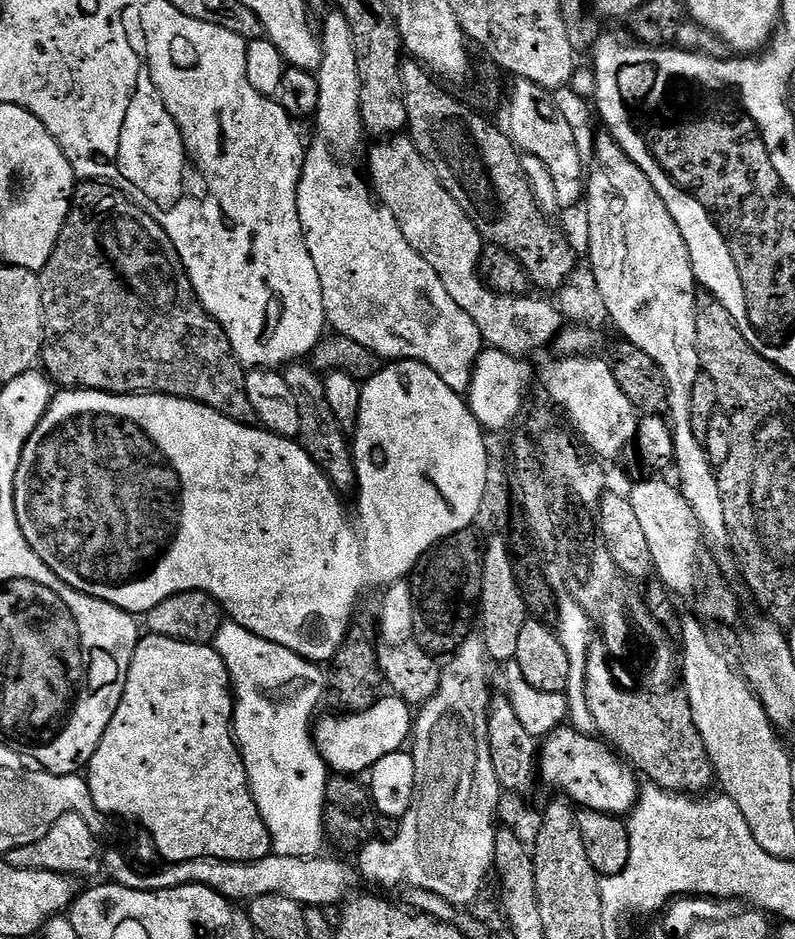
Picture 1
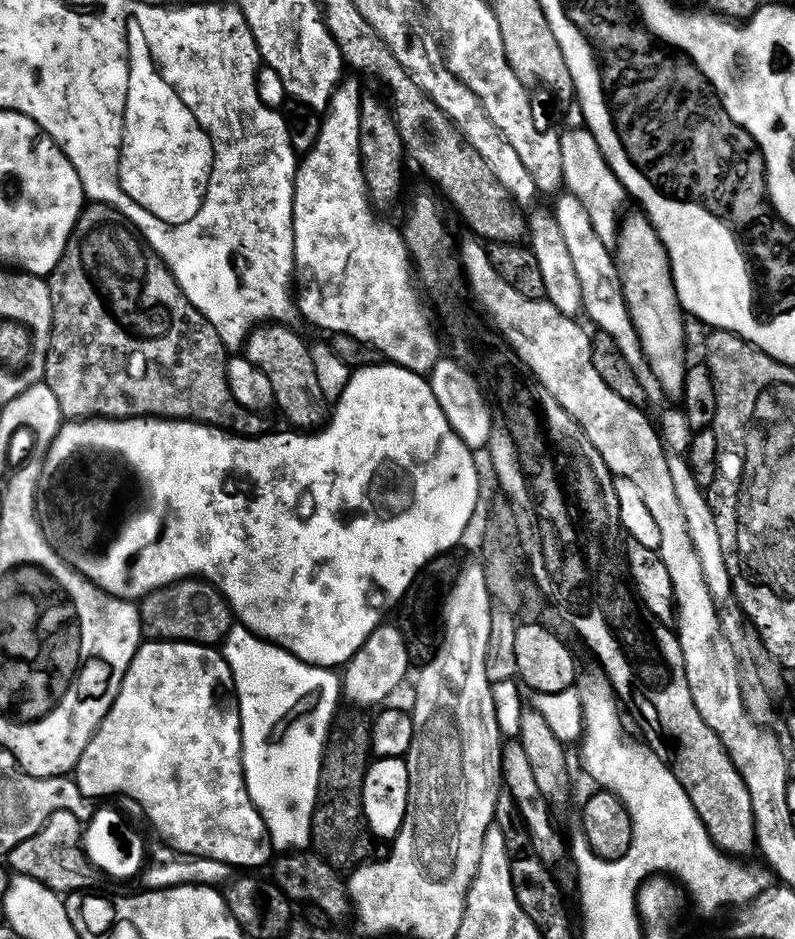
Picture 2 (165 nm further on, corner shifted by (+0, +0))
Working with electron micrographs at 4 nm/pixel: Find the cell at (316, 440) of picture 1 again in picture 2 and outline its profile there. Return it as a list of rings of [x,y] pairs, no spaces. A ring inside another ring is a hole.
[[[264,322],[253,328],[246,341],[246,357],[270,378],[275,407],[284,411],[293,429],[316,430],[329,419],[330,401],[322,394],[309,341],[304,341],[292,326]]]

